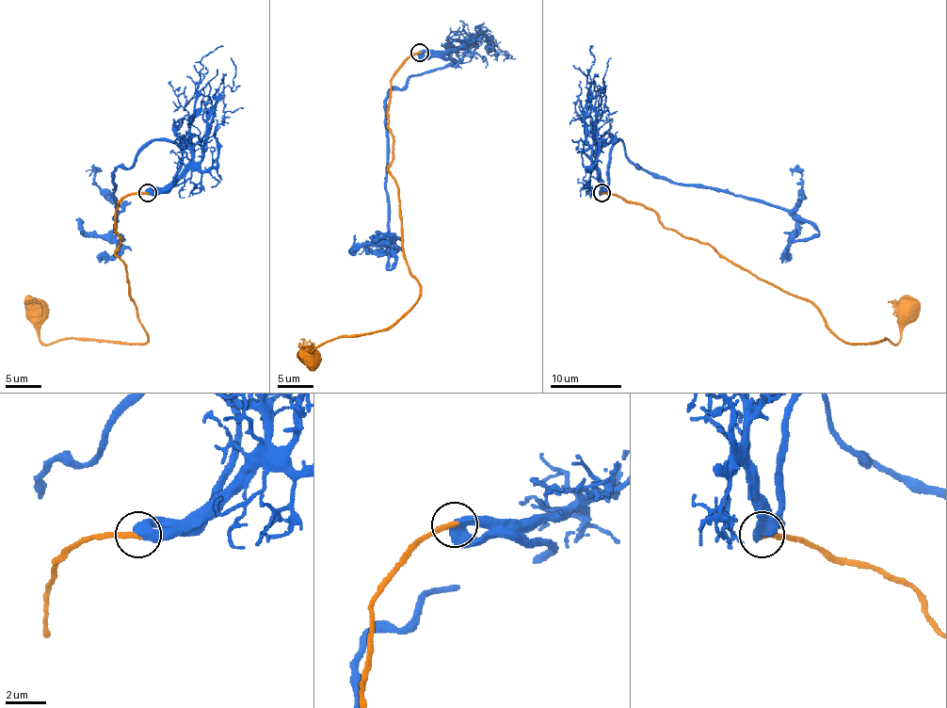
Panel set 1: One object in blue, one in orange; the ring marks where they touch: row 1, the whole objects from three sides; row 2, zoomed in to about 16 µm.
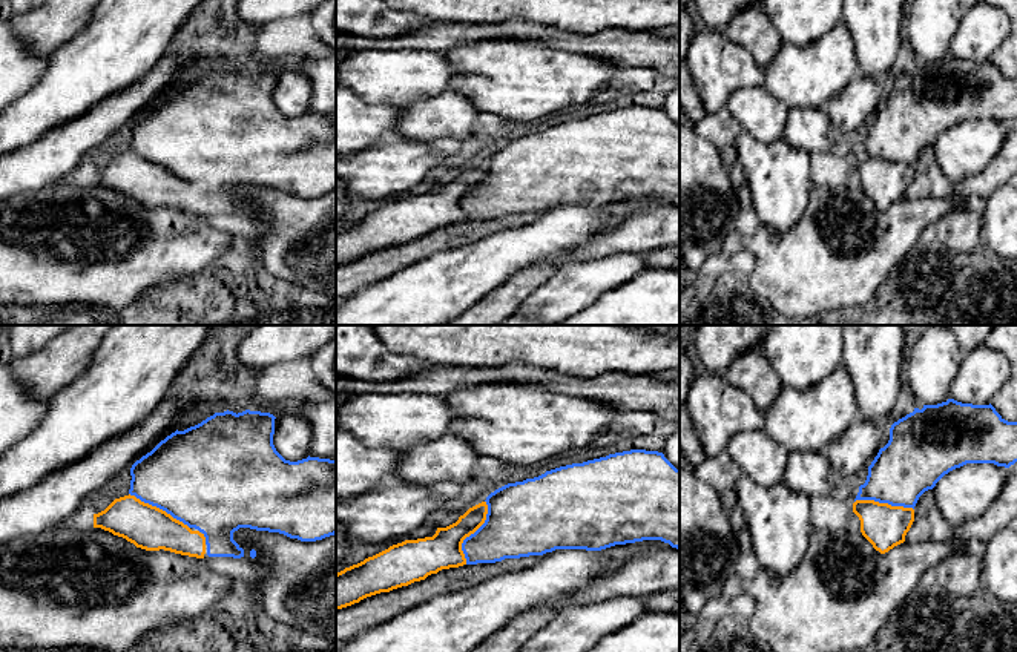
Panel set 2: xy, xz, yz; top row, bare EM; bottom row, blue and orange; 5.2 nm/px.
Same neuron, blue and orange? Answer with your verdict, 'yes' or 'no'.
yes

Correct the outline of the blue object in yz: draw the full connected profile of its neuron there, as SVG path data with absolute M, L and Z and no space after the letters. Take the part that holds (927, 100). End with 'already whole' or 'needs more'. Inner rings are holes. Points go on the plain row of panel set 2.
M954 55L923 61L894 78L888 100L868 123L868 132L853 160L862 192L880 210L905 198L914 178L919 153L950 127L966 120L994 120L1009 124L1017 118L1017 78L1005 77L989 61L962 60Z; needs more

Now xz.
M630 106L560 123L508 140L433 193L405 196L336 230L336 267L425 236L442 226L543 212L555 206L601 207L661 196L680 206L680 126L663 109Z; needs more

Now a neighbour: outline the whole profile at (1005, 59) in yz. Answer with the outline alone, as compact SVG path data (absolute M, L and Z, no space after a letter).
M1017 23L1008 38L992 54L991 61L1008 78L1017 78Z

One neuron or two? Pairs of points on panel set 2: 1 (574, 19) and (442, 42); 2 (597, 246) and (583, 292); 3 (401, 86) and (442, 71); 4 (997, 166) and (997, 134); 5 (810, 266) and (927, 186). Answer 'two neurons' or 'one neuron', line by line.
1: two neurons
2: two neurons
3: one neuron
4: two neurons
5: two neurons

